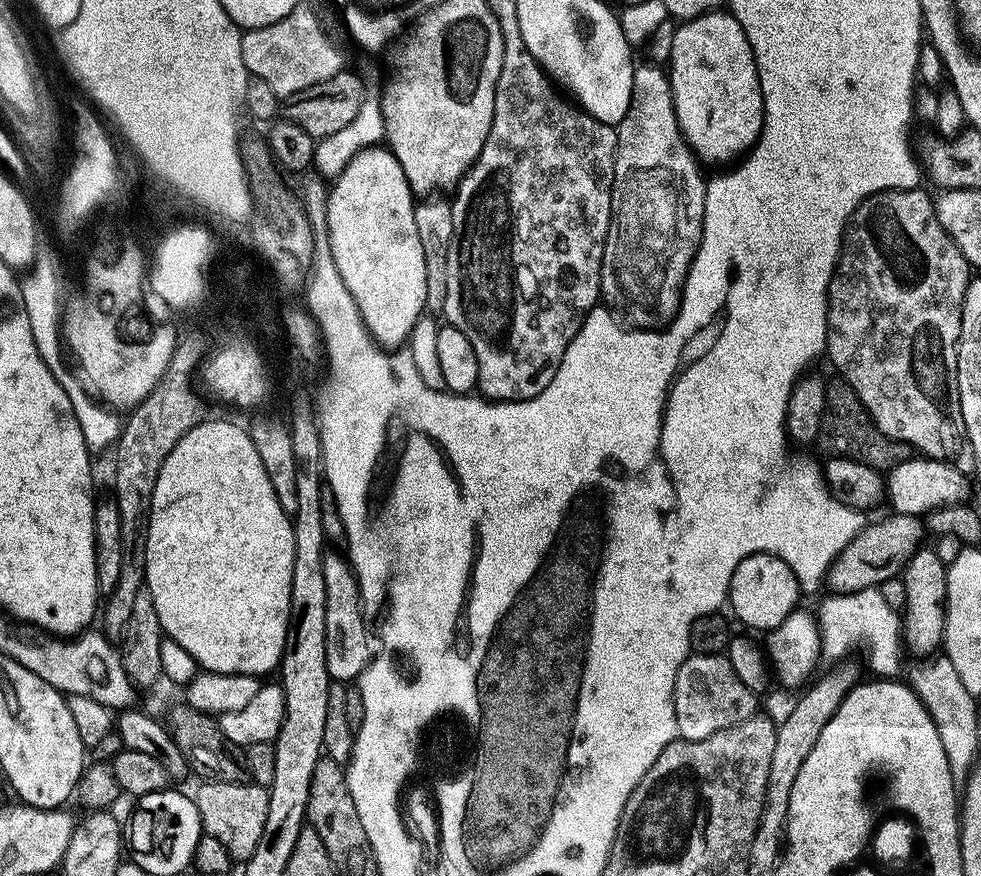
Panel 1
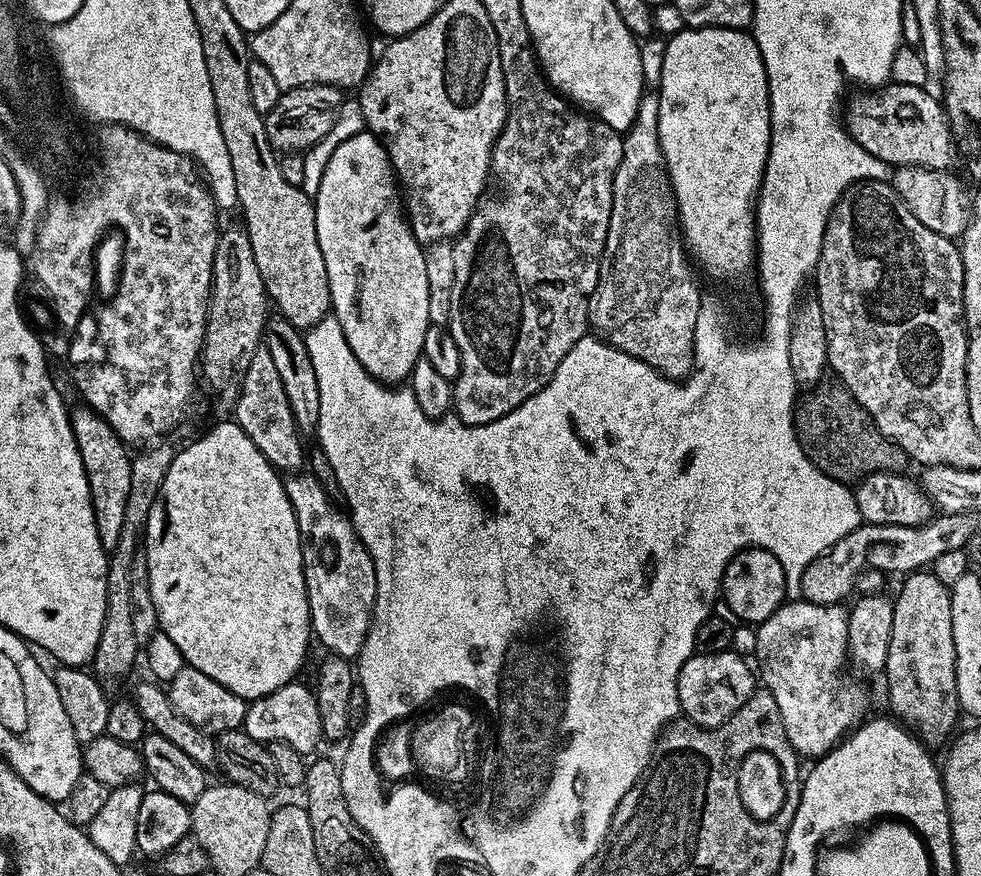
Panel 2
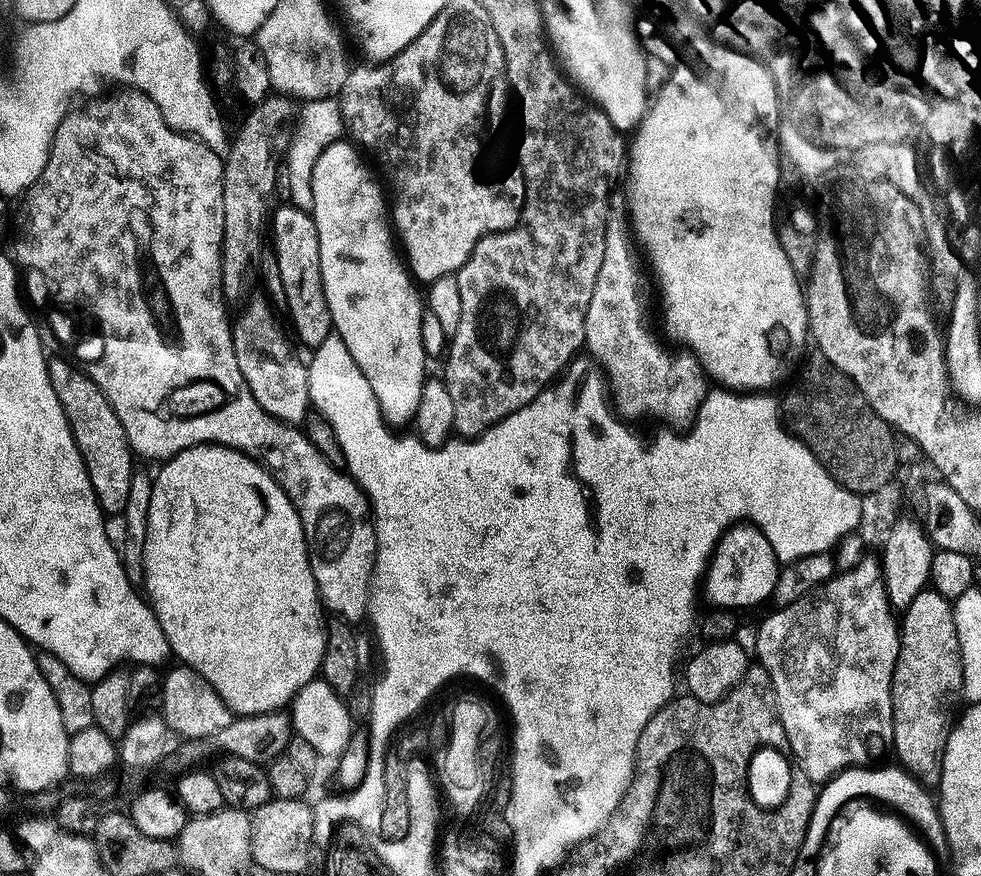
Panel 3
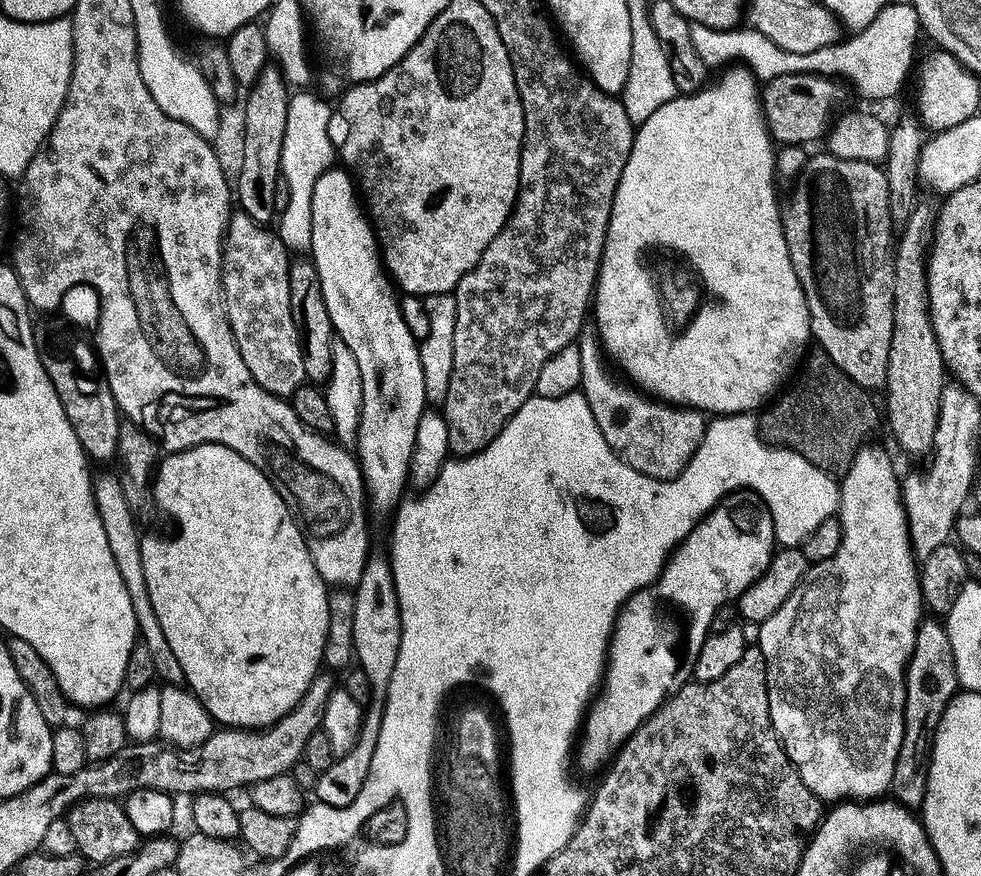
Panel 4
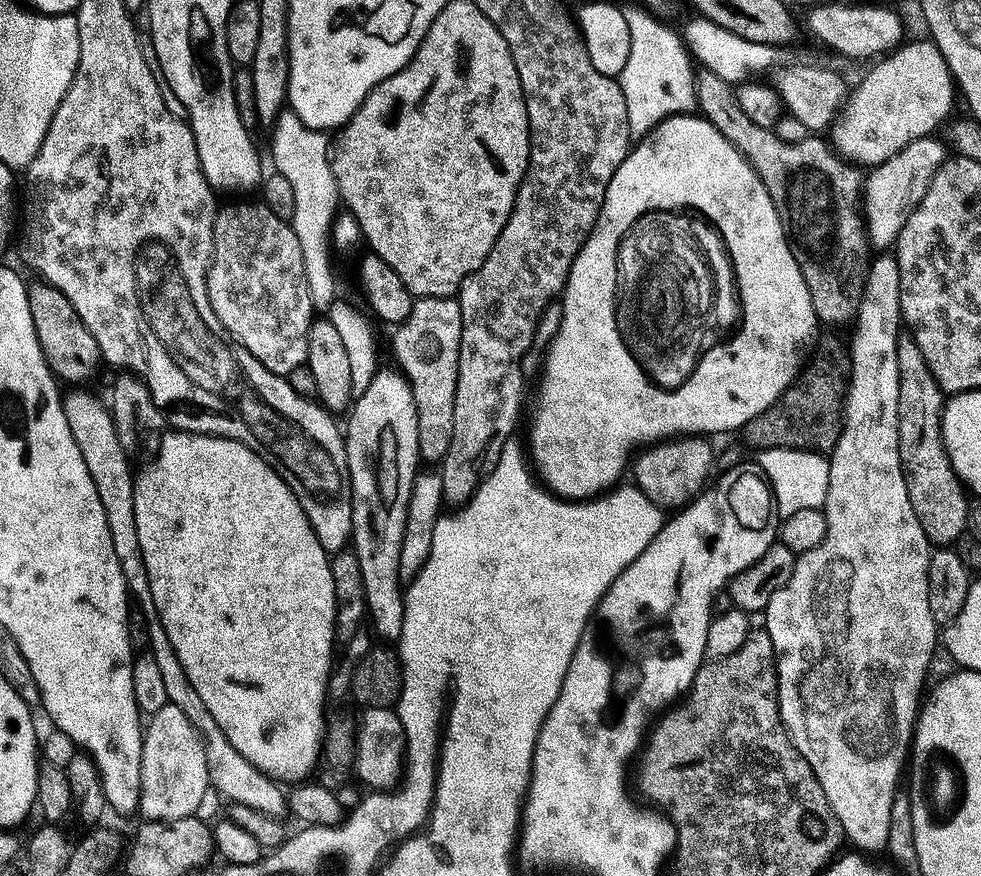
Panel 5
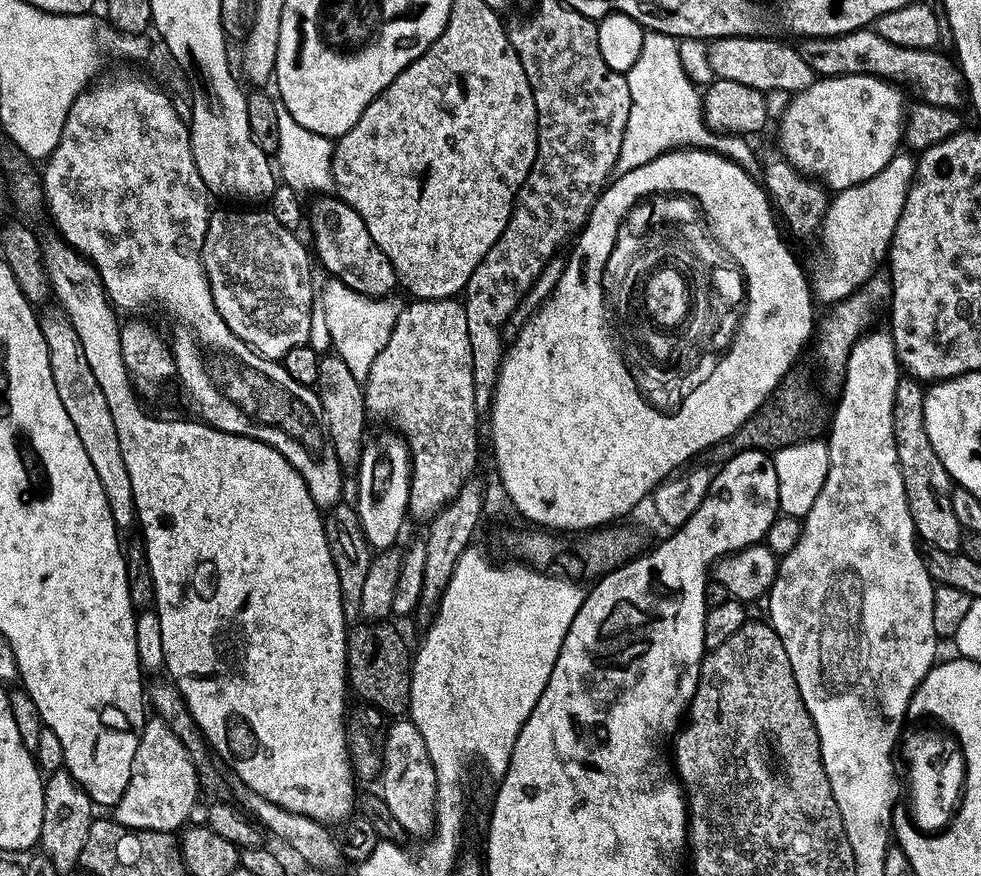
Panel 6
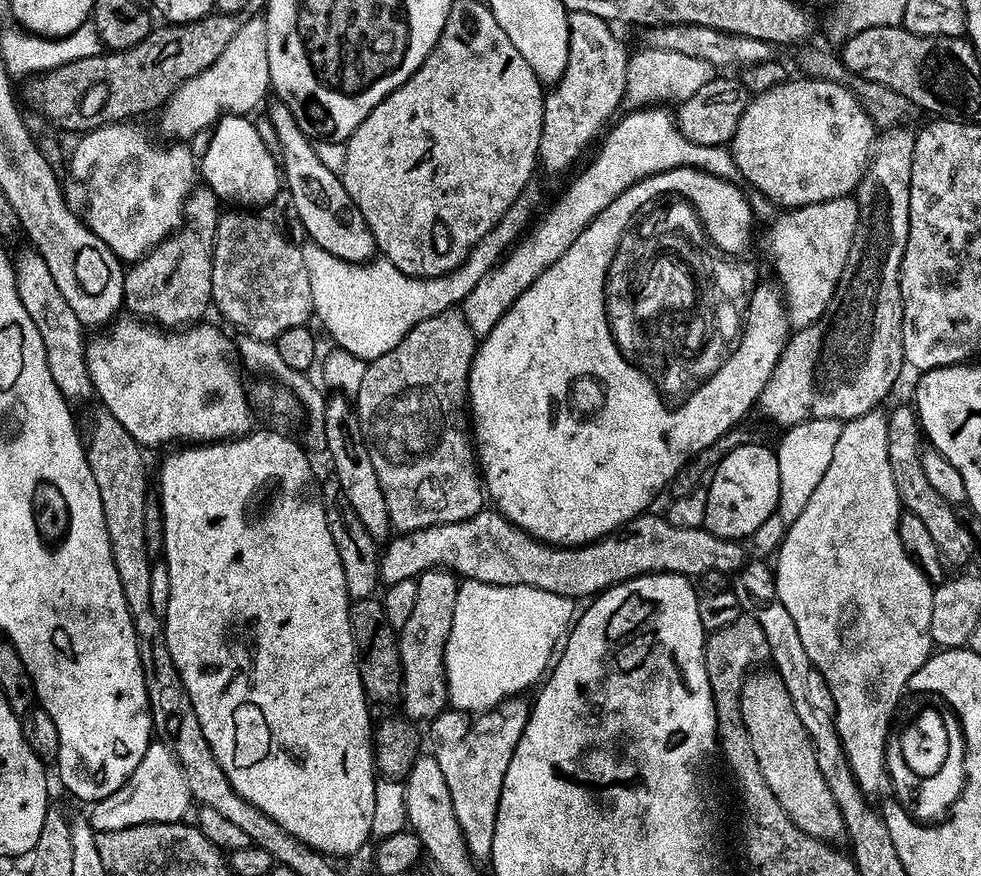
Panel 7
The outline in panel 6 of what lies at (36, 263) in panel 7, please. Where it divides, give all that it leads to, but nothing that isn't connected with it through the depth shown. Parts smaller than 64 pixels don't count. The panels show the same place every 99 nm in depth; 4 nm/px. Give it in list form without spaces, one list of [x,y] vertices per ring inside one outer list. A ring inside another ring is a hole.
[[[50,312],[41,317],[41,328],[43,337],[46,338],[47,348],[50,350],[51,369],[54,375],[54,384],[58,389],[58,396],[62,401],[62,406],[66,409],[66,414],[70,415],[70,422],[78,430],[78,438],[82,438],[82,446],[86,449],[86,455],[90,457],[90,462],[94,462],[94,470],[98,470],[98,478],[106,486],[112,484],[130,485],[130,474],[126,470],[126,462],[122,458],[122,450],[118,446],[118,429],[114,426],[114,414],[110,413],[110,406],[107,405],[106,394],[102,392],[102,386],[91,369],[90,362],[87,361],[86,350],[82,347],[81,339],[77,331],[67,320],[67,317],[60,312]]]

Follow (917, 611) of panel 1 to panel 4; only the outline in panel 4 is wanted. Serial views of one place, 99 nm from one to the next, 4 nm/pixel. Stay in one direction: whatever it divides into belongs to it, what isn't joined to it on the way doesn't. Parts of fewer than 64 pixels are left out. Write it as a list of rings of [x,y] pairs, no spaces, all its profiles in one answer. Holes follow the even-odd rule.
[[[925,619],[918,630],[914,654],[906,669],[904,741],[902,750],[898,754],[898,766],[894,766],[894,782],[890,793],[891,799],[901,804],[903,808],[923,809],[932,741],[936,738],[936,731],[948,709],[948,704],[960,691],[960,679],[956,673],[948,629],[939,619]]]

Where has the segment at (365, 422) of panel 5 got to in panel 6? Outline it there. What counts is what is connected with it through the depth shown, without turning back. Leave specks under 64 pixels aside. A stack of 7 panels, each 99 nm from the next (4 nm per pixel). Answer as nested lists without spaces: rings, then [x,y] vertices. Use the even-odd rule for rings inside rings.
[[[387,430],[377,440],[369,439],[364,446],[362,462],[358,469],[360,475],[360,497],[354,500],[356,513],[360,516],[364,537],[374,550],[392,550],[397,547],[396,539],[404,528],[404,519],[409,519],[410,490],[412,489],[412,453],[408,451],[408,443],[395,431]]]

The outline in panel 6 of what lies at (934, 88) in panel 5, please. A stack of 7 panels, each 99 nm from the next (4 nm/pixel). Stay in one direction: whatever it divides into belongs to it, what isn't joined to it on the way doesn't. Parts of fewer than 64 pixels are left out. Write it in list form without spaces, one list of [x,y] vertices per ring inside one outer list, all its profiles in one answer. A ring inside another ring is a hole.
[[[834,76],[831,78],[820,78],[804,92],[795,93],[788,104],[788,109],[784,112],[784,117],[780,120],[780,152],[779,155],[792,164],[804,176],[811,176],[813,180],[824,185],[825,188],[833,193],[845,192],[862,182],[870,182],[901,151],[902,141],[904,139],[904,125],[906,123],[906,104],[904,108],[905,93],[897,85],[887,81],[880,80],[877,76]]]

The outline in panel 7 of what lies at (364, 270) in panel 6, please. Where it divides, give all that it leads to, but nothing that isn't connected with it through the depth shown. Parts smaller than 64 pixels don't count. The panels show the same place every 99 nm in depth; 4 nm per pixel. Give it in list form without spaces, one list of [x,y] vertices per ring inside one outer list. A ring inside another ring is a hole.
[[[279,102],[273,104],[270,119],[281,142],[286,189],[294,196],[307,239],[343,262],[367,264],[375,261],[378,256],[376,239],[366,218],[362,218],[362,210],[358,210],[354,198],[350,198],[343,179],[322,162],[317,145],[300,129],[289,108]]]

